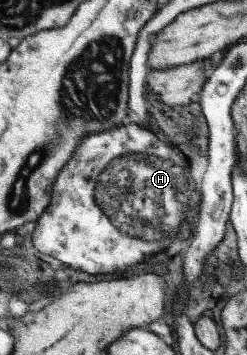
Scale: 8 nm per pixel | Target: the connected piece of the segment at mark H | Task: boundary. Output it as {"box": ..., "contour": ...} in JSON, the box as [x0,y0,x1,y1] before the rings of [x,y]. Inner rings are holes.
{"box":[30,122,201,275],"contour":[[[126,122],[113,129],[91,133],[91,136],[79,140],[71,159],[53,180],[47,208],[35,221],[34,230],[30,233],[32,245],[43,255],[49,255],[64,265],[69,265],[71,270],[81,269],[91,275],[123,271],[126,267],[143,263],[145,257],[166,251],[165,248],[169,245],[167,237],[176,238],[182,235],[190,238],[191,231],[177,229],[183,229],[183,225],[187,225],[187,221],[190,222],[199,213],[201,195],[192,191],[185,177],[185,161],[145,127]]]}

